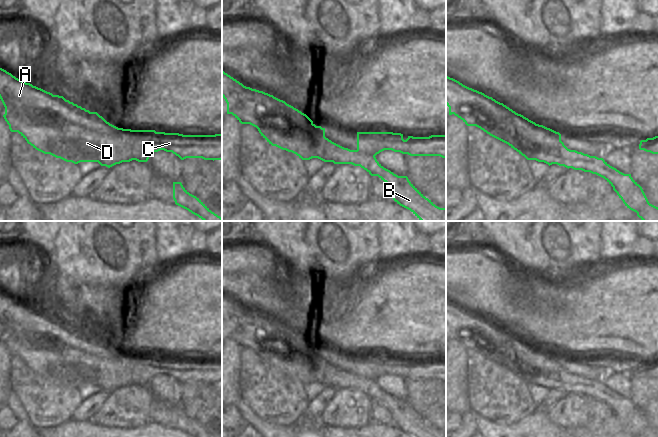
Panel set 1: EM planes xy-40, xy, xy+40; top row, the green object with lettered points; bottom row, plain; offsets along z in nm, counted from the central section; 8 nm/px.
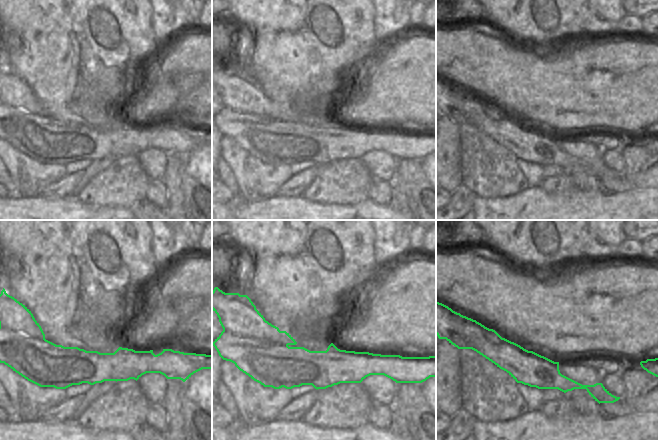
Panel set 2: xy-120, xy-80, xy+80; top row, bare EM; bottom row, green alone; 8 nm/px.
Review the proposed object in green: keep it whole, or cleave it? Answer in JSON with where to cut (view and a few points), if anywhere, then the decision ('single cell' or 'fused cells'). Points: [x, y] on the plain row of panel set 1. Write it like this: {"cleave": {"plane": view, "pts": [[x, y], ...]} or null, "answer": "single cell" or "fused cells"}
{"cleave": {"plane": "xy-40", "pts": [[5, 337], [44, 349], [110, 349]]}, "answer": "fused cells"}

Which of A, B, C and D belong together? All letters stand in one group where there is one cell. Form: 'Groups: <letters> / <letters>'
Groups: A B / C D.

